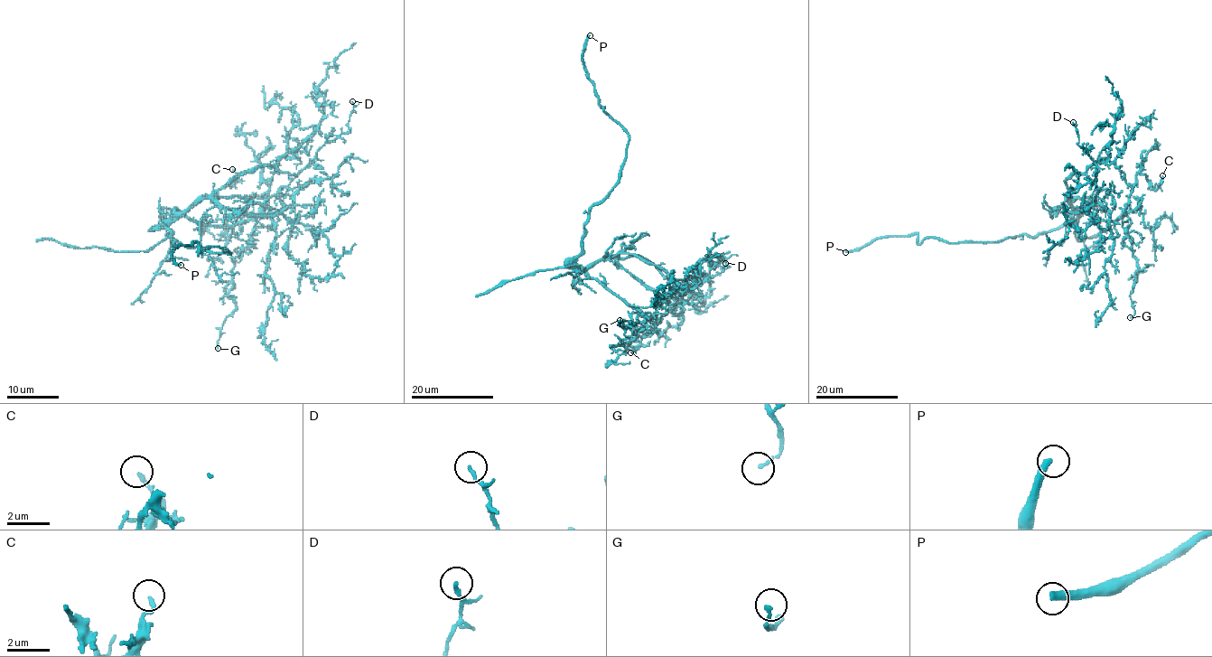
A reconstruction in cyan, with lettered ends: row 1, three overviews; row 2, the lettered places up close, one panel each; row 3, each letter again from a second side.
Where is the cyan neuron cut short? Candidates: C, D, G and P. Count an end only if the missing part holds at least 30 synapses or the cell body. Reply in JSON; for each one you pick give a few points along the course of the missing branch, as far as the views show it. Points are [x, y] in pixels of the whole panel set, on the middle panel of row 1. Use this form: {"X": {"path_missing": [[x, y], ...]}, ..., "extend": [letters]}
{"extend": []}

